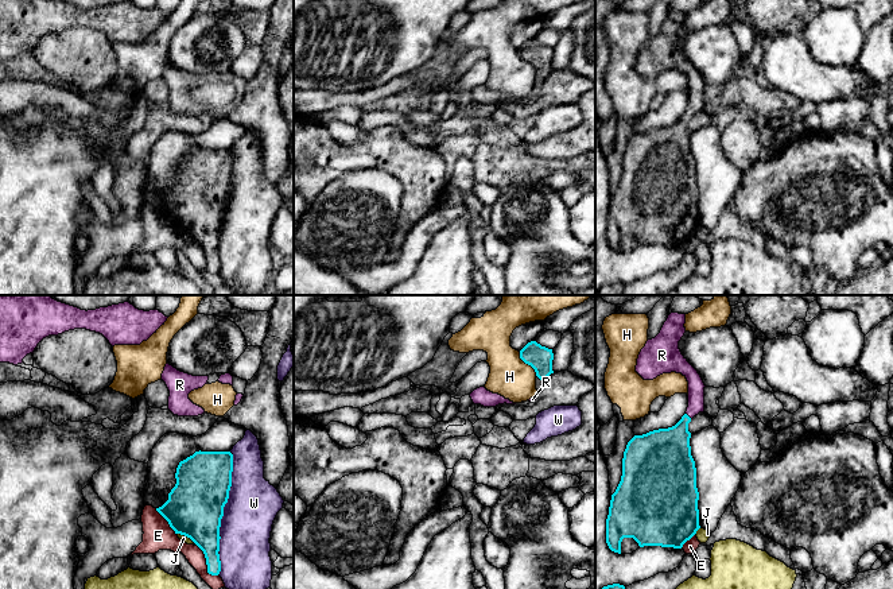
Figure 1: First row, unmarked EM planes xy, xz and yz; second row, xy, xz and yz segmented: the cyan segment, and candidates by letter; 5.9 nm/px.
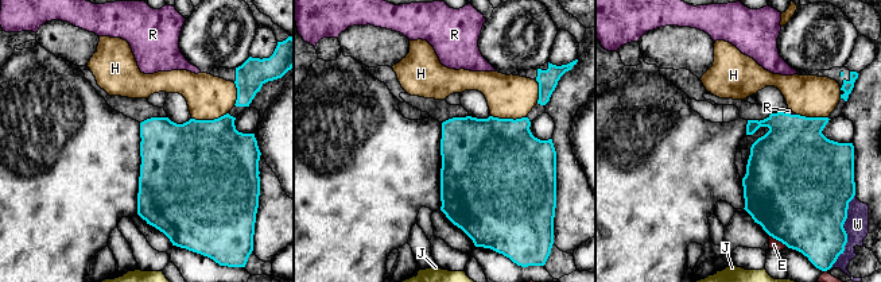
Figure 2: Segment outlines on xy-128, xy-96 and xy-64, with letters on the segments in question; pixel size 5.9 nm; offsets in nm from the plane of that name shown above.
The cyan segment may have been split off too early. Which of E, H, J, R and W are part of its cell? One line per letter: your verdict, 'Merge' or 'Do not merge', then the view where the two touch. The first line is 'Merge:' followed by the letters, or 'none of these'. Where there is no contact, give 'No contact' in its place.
Merge: R
E: Do not merge. Touches cyan in xy
H: Do not merge. Touches cyan in xz
J: Do not merge. Touches cyan in yz
R: Merge. Touches cyan in yz
W: Do not merge. Touches cyan in xy

